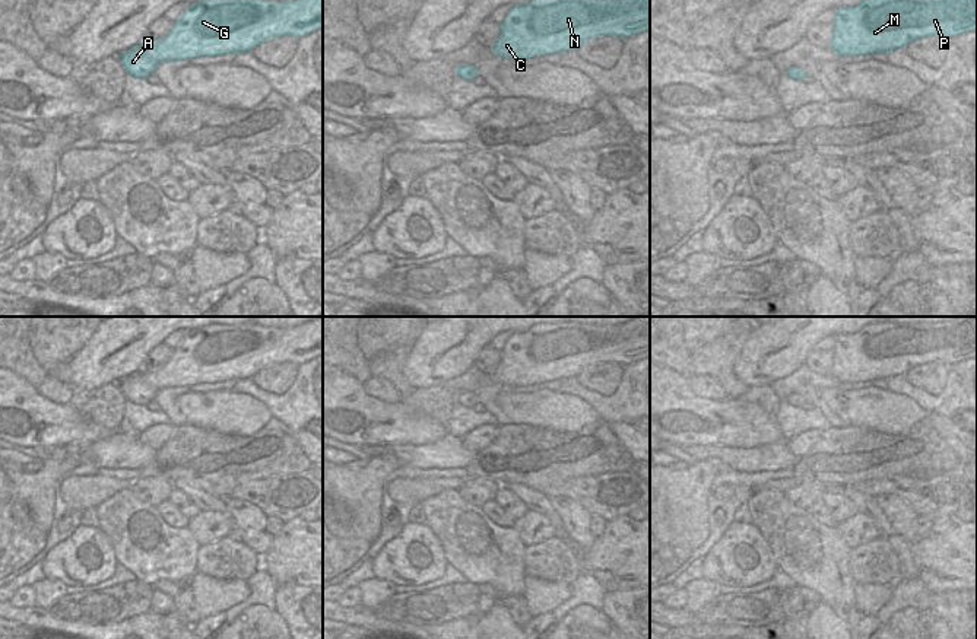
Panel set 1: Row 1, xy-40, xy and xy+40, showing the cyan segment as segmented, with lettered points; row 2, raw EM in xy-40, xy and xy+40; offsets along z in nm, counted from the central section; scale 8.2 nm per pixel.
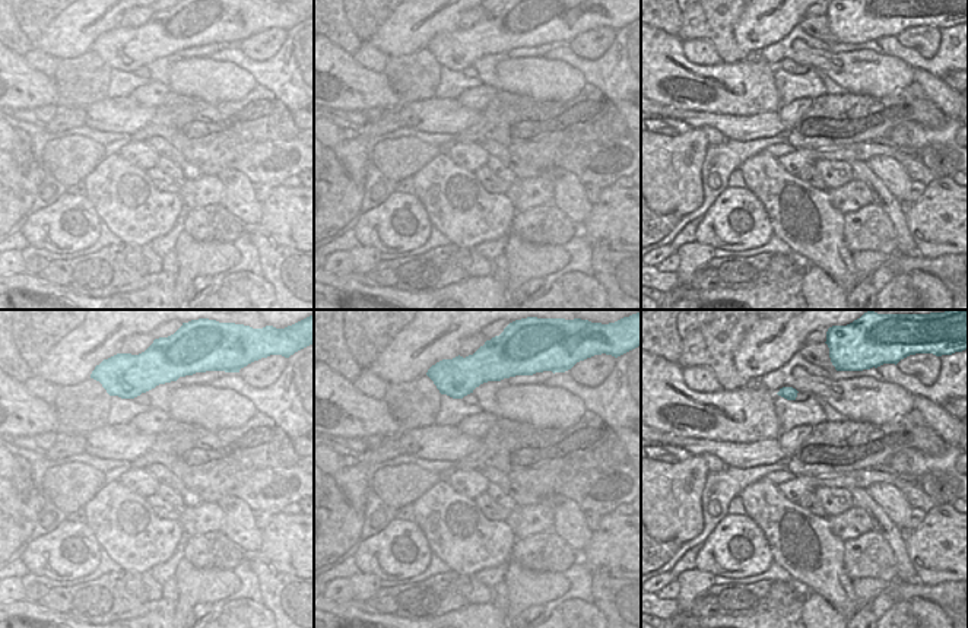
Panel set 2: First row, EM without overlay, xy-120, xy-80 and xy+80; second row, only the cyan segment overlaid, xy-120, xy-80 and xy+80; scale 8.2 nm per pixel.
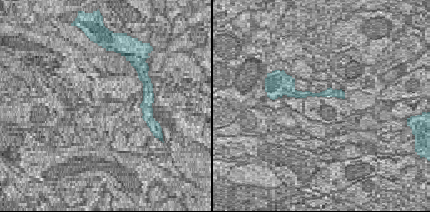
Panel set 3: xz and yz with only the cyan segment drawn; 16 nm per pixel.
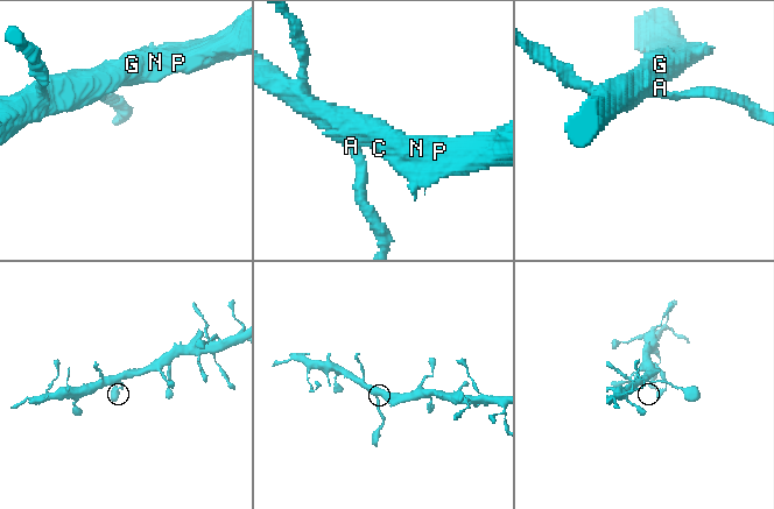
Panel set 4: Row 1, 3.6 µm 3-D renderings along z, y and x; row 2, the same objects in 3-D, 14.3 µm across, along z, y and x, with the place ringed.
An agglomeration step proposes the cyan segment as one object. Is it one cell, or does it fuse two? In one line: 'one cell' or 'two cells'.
one cell

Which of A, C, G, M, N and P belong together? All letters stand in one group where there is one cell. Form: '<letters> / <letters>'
A C G M N P

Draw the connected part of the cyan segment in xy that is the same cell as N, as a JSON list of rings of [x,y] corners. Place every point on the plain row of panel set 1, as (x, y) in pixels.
[[[637,317],[615,325],[589,325],[561,321],[536,324],[511,334],[501,350],[501,362],[491,375],[504,385],[533,385],[553,379],[577,378],[587,366],[615,362],[627,366],[650,356],[650,317]]]

